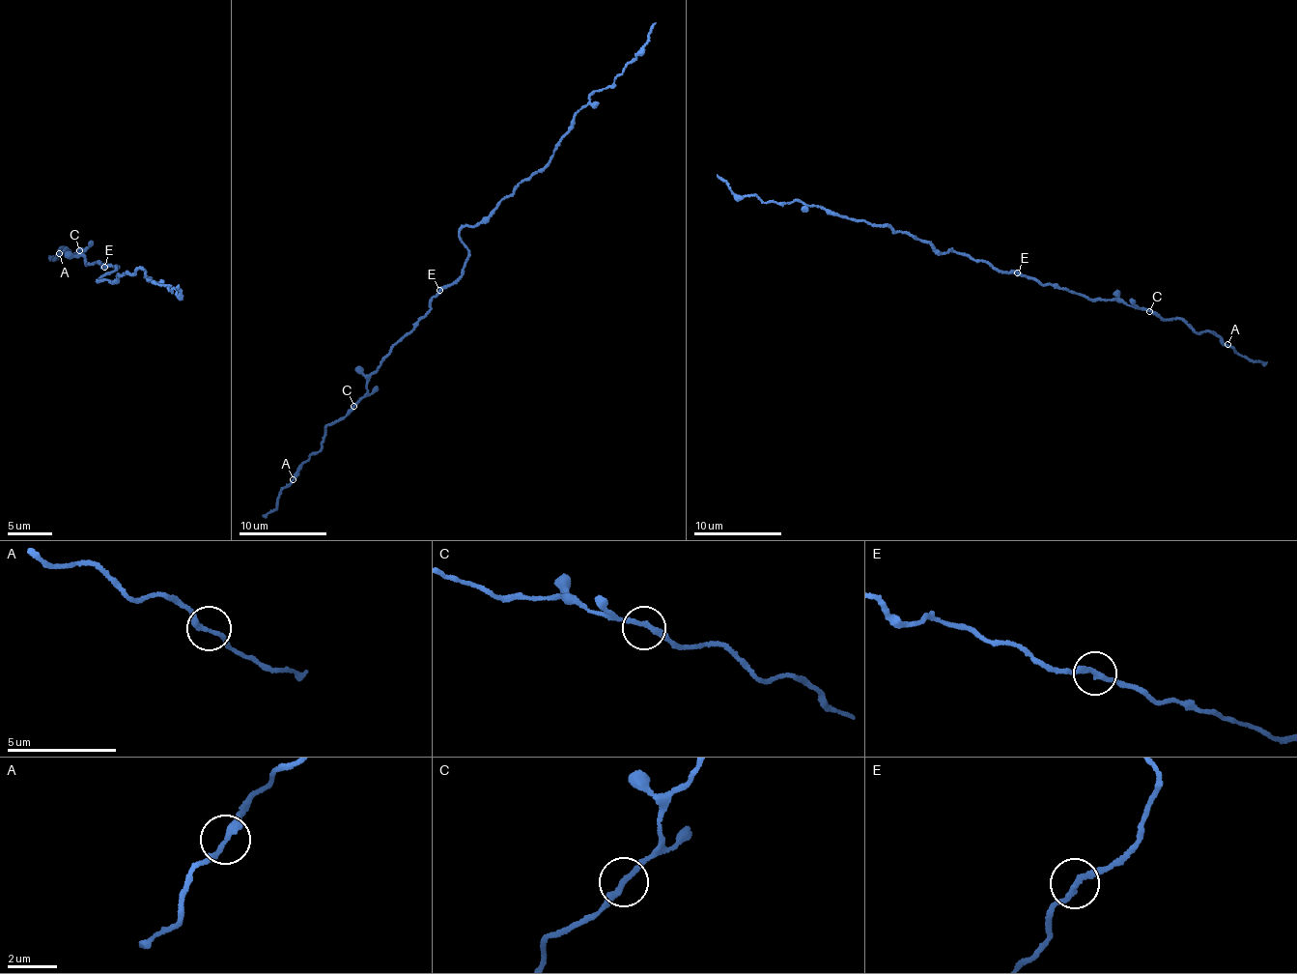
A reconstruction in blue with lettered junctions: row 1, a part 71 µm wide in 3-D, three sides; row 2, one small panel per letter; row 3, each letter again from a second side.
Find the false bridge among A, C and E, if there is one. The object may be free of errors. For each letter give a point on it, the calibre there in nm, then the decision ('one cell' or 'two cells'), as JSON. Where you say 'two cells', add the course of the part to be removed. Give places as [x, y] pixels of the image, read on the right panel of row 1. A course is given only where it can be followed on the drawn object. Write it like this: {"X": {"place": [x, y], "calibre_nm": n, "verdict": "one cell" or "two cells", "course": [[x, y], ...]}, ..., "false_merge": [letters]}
{"A": {"place": [1227, 344], "calibre_nm": 240, "verdict": "one cell"}, "C": {"place": [1149, 311], "calibre_nm": 240, "verdict": "one cell"}, "E": {"place": [1017, 272], "calibre_nm": 240, "verdict": "one cell"}, "false_merge": []}

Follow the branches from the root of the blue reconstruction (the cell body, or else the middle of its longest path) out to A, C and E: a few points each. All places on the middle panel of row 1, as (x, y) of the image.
A: (465, 262), (390, 350), (368, 380), (367, 394), (324, 429), (321, 447), (293, 479)
C: (465, 262), (465, 272), (440, 291), (418, 324), (390, 350), (368, 380), (367, 394), (353, 406)
E: (465, 262), (465, 272), (438, 291)

